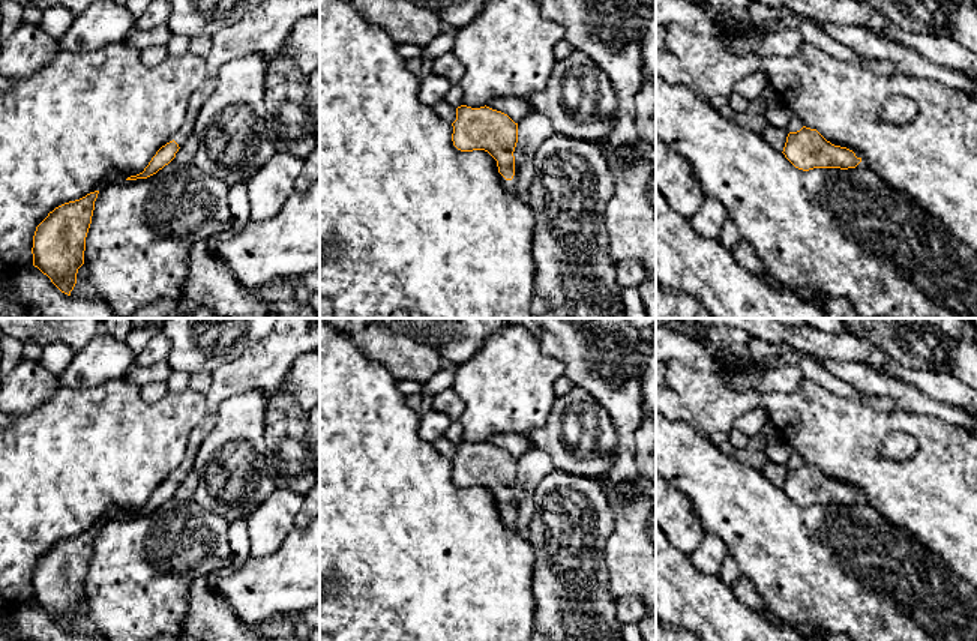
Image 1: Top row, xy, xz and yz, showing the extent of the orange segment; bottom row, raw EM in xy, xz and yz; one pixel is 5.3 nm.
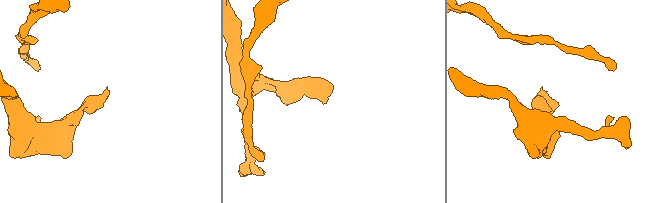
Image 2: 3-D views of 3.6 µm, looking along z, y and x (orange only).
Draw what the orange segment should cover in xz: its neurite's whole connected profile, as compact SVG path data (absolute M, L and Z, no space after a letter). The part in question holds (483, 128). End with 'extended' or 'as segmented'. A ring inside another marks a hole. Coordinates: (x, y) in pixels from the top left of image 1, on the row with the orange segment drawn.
M461 105L452 126L453 146L461 152L488 152L497 161L503 188L516 195L518 170L513 152L518 143L518 123L486 105L480 108Z; extended

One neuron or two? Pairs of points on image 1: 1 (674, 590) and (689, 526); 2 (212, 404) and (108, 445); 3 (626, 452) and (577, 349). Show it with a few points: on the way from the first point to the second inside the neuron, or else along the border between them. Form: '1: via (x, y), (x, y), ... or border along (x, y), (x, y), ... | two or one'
1: border along (671, 544), (688, 557) | two
2: border along (206, 395), (206, 416), (188, 439) | two
3: via (626, 427), (626, 412), (589, 374) | one

